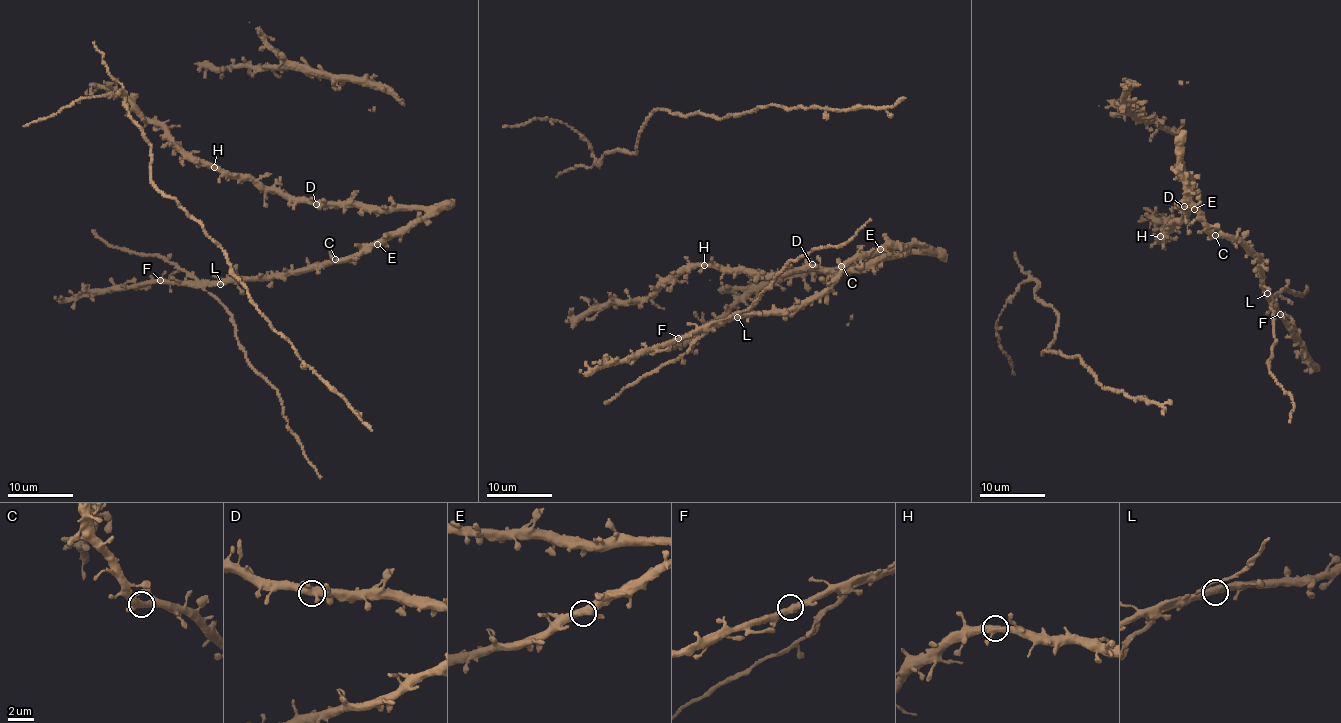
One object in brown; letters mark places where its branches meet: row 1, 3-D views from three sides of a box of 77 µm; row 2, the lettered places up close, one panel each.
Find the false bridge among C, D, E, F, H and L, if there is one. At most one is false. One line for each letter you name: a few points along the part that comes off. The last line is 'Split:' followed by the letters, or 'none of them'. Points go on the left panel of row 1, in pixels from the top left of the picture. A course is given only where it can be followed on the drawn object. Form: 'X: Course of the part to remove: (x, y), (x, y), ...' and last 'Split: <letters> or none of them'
Split: none of them

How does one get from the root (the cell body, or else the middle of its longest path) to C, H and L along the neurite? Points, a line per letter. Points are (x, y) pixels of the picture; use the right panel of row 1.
C: (1185, 202), (1192, 177), (1185, 175), (1181, 158), (1179, 168), (1188, 197), (1209, 233), (1215, 235)
H: (1185, 202), (1180, 224), (1174, 223), (1168, 235), (1160, 236)
L: (1185, 202), (1192, 177), (1185, 175), (1181, 158), (1186, 193), (1203, 224), (1235, 240), (1255, 258), (1267, 293)

